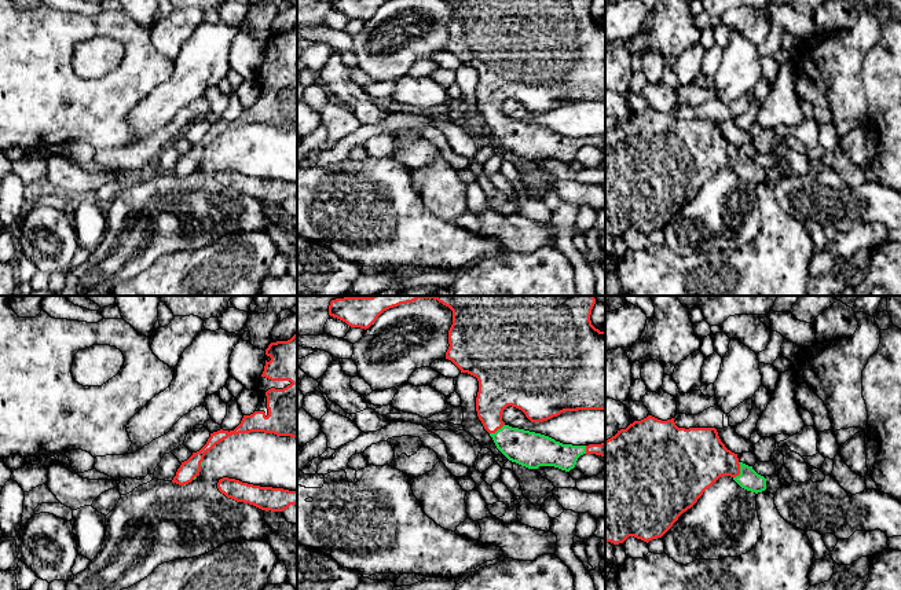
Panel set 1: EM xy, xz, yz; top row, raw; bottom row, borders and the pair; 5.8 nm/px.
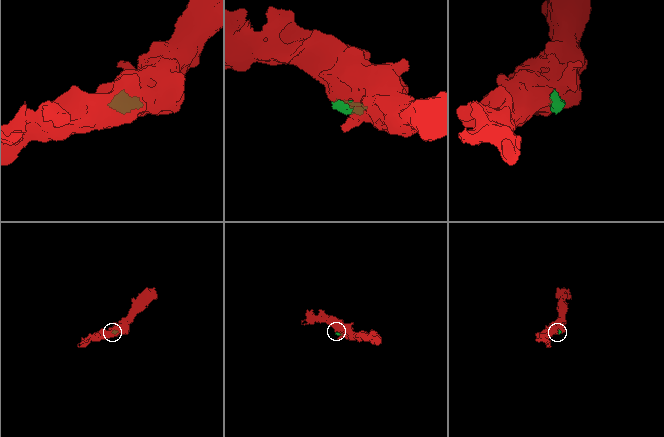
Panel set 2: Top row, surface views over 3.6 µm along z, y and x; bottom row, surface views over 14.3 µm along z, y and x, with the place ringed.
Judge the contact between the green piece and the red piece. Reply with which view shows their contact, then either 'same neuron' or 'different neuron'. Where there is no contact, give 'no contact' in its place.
yz | same neuron

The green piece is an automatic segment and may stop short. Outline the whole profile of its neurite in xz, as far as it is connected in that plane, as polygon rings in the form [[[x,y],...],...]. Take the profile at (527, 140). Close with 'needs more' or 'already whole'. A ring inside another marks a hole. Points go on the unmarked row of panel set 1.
[[[450,0],[453,17],[448,22],[446,51],[461,65],[477,70],[476,103],[497,140],[512,154],[528,161],[554,158],[569,164],[583,146],[605,150],[605,135],[589,138],[563,136],[554,131],[506,117],[502,105],[508,98],[521,102],[531,114],[547,113],[564,103],[605,103],[605,23],[591,17],[593,0]]]; needs more

